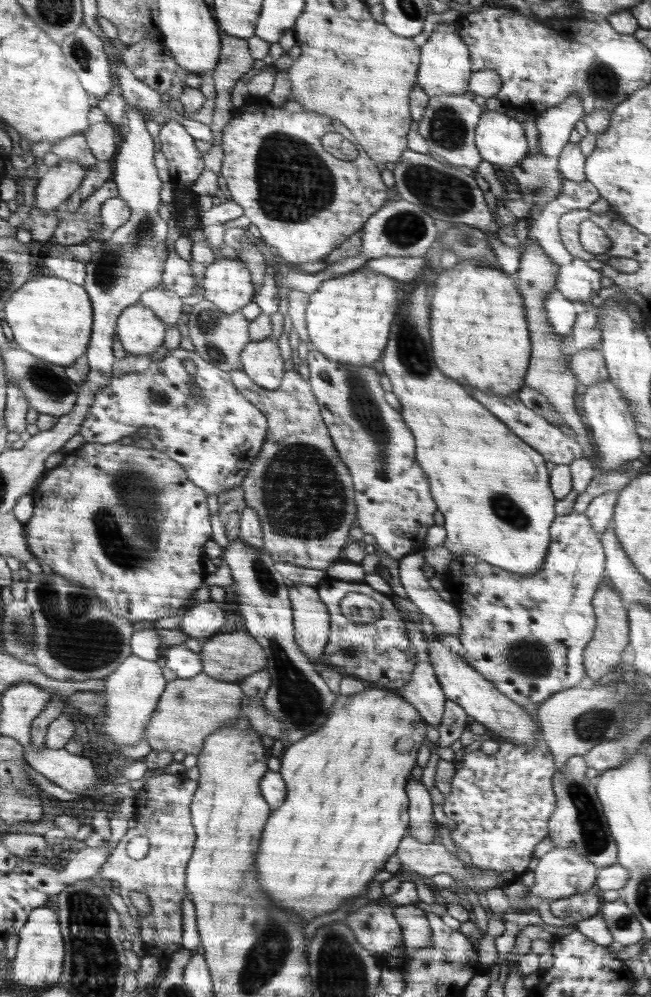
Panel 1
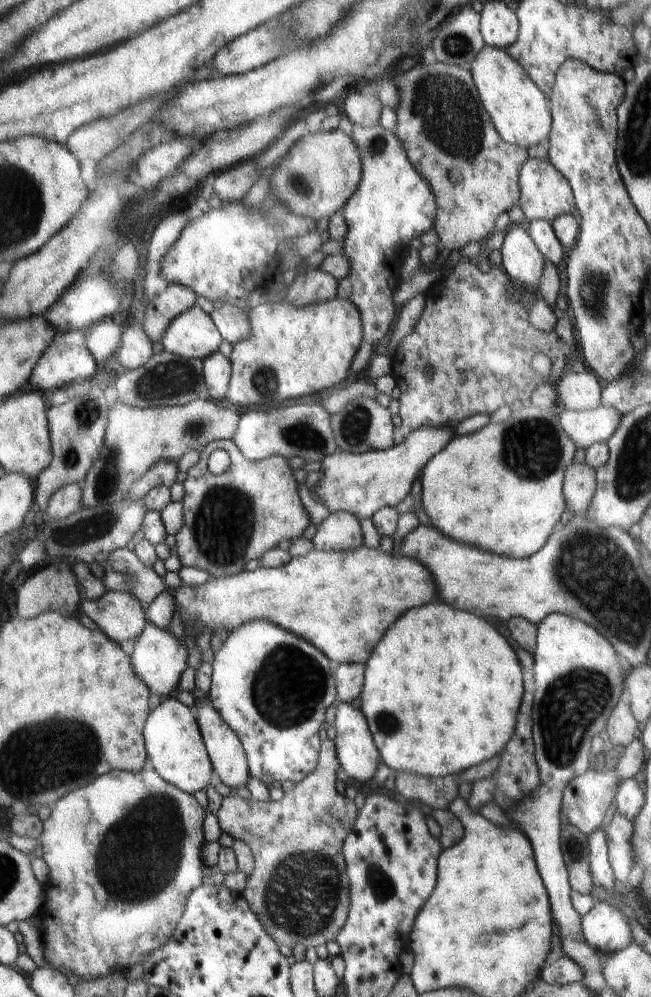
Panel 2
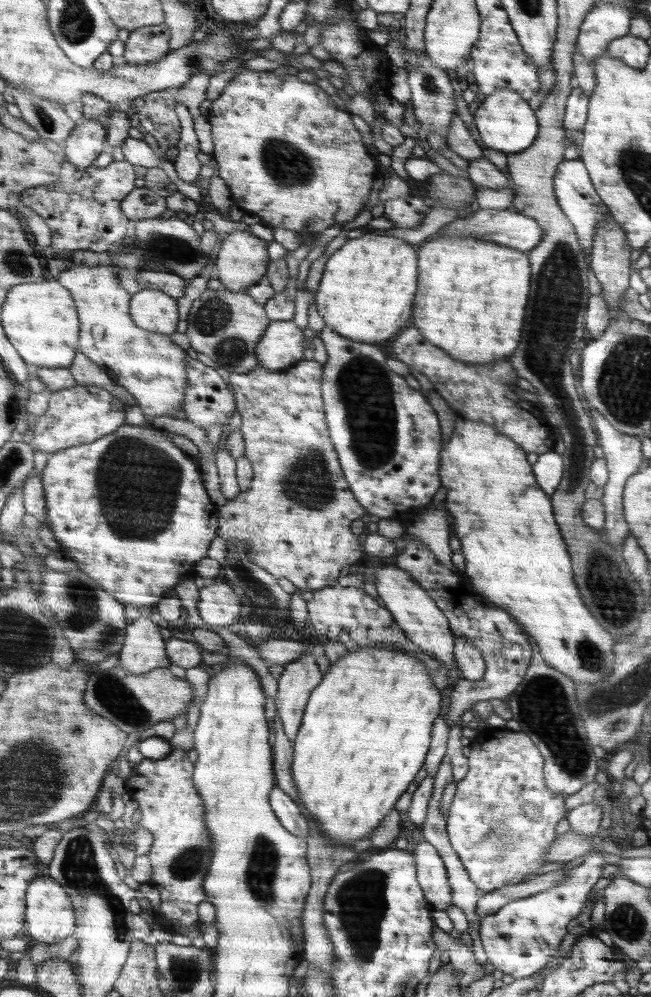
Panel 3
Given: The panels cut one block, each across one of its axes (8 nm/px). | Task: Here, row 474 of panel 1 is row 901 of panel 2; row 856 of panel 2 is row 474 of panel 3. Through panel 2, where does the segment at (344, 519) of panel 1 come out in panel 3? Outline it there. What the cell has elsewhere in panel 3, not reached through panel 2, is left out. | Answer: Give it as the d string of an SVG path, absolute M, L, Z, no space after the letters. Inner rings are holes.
M315 360L299 361L298 364L272 372L264 368L260 362L252 371L244 374L232 373L229 376L231 386L235 391L237 403L239 404L239 412L242 418L242 436L245 442L245 457L251 462L253 470L253 479L251 480L250 489L238 495L238 498L230 500L226 505L221 507L221 537L227 541L238 539L245 545L249 546L250 556L254 562L272 573L276 578L287 578L296 585L296 588L307 591L317 591L321 588L330 586L330 578L332 585L336 585L336 580L340 576L340 570L348 564L354 564L362 550L360 550L360 542L358 538L350 532L350 524L358 518L364 516L364 507L356 502L354 494L350 491L349 484L343 475L337 452L335 451L330 438L328 438L329 428L326 428L326 420L324 420L324 406L322 406L322 396L320 396L320 378L323 375L323 364Z

